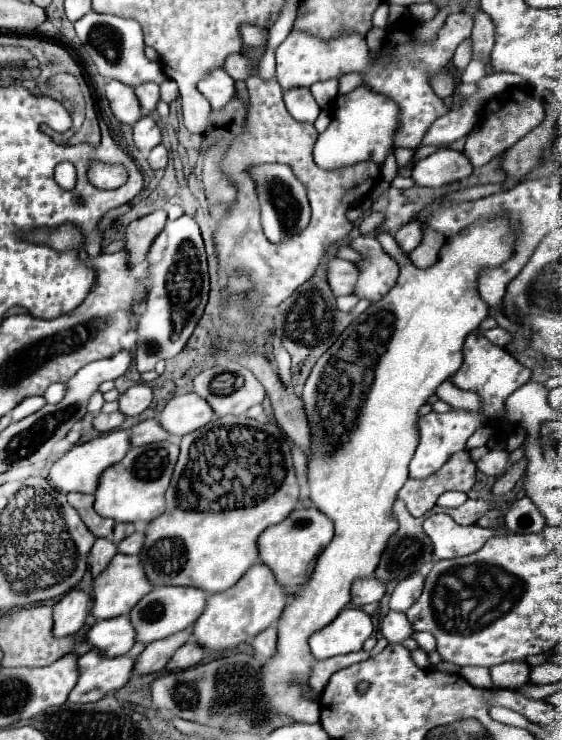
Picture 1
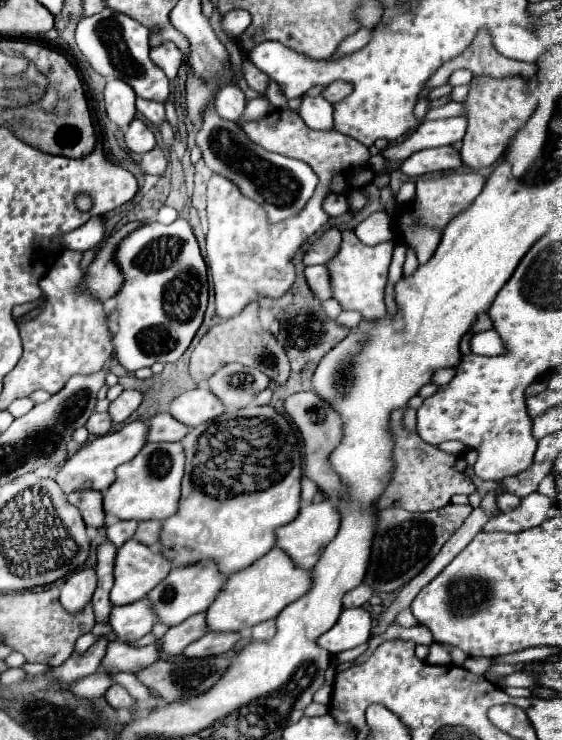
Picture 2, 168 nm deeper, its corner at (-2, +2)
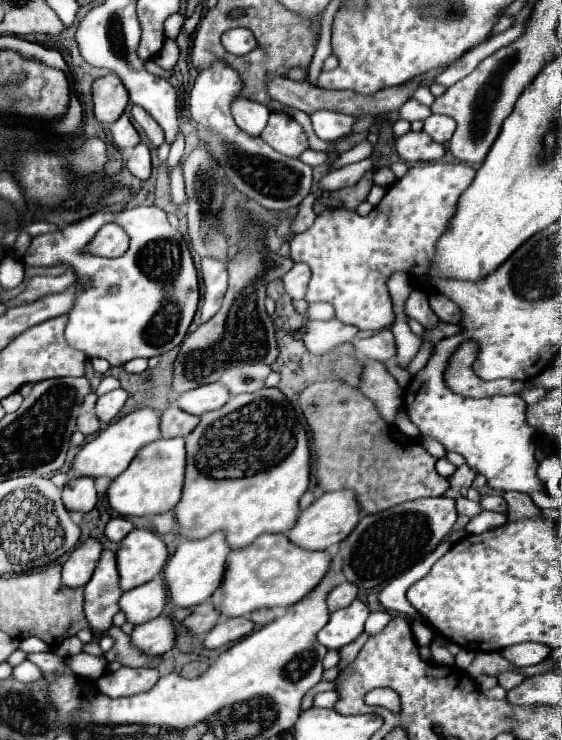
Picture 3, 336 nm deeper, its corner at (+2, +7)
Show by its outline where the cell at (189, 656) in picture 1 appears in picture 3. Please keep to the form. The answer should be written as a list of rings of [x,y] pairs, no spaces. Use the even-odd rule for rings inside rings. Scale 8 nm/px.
[[[235,617],[235,619],[225,619],[217,623],[205,637],[203,637],[203,647],[205,649],[219,649],[223,645],[235,643],[249,635],[255,629],[255,625],[247,617]]]

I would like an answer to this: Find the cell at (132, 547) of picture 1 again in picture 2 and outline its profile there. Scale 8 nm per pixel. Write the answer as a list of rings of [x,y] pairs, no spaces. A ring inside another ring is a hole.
[[[147,520],[147,522],[139,522],[139,528],[135,532],[135,540],[155,548],[159,544],[159,534],[161,534],[161,522],[159,520]]]

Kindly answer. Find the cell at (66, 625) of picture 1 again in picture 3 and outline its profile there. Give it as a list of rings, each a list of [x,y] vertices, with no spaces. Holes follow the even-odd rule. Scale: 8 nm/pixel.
[[[87,539],[83,545],[79,545],[63,563],[63,585],[71,589],[85,587],[99,563],[101,551],[103,549],[97,539]]]

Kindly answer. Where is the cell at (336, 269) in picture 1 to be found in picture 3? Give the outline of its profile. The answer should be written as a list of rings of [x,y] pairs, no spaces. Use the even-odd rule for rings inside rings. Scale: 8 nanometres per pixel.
[[[295,263],[293,269],[283,275],[283,283],[285,283],[285,291],[293,297],[293,299],[305,299],[307,293],[307,283],[311,281],[311,269],[305,263]]]

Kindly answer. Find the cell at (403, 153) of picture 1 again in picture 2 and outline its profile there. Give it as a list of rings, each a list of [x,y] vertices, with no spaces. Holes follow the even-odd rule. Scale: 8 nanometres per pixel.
[[[463,116],[425,122],[415,132],[411,132],[403,142],[385,148],[381,152],[381,156],[387,162],[397,164],[397,162],[409,158],[417,150],[435,148],[435,146],[449,146],[449,144],[463,140],[465,128],[467,128],[467,120]]]

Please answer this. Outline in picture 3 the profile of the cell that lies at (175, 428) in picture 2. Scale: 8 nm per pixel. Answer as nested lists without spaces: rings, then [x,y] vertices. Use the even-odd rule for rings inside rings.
[[[171,405],[167,407],[163,413],[161,413],[161,435],[165,439],[171,439],[171,437],[185,437],[189,435],[199,423],[199,417],[195,415],[189,415],[185,411],[181,411],[179,407]]]

